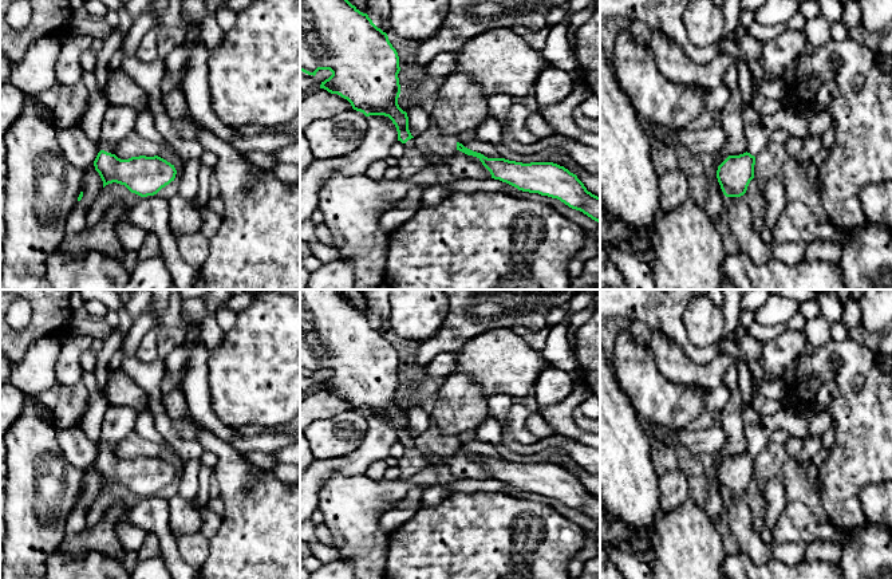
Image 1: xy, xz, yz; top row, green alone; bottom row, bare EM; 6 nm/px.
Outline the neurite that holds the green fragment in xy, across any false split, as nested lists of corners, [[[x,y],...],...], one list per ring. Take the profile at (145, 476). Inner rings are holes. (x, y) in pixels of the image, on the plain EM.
[[[111,405],[107,409],[99,437],[99,446],[102,450],[98,453],[94,461],[94,466],[103,481],[103,488],[108,484],[117,482],[125,485],[131,493],[135,493],[141,497],[154,496],[162,488],[174,481],[177,470],[174,465],[158,456],[139,456],[131,457],[129,460],[121,460],[115,456],[118,445],[134,430],[135,422],[137,411],[129,406]]]

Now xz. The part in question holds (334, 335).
[[[300,290],[300,371],[315,377],[319,370],[332,373],[321,382],[320,389],[347,399],[354,410],[366,417],[388,417],[396,428],[398,441],[406,448],[415,448],[407,413],[398,405],[398,352],[387,334],[378,328],[367,314],[352,306],[342,290]]]

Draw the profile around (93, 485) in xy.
[[[94,464],[86,470],[83,478],[83,497],[78,501],[67,517],[64,537],[74,536],[86,529],[86,516],[92,503],[103,491],[103,481]]]

